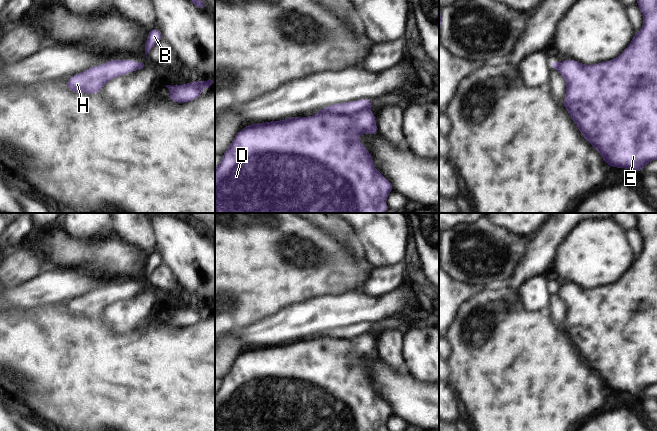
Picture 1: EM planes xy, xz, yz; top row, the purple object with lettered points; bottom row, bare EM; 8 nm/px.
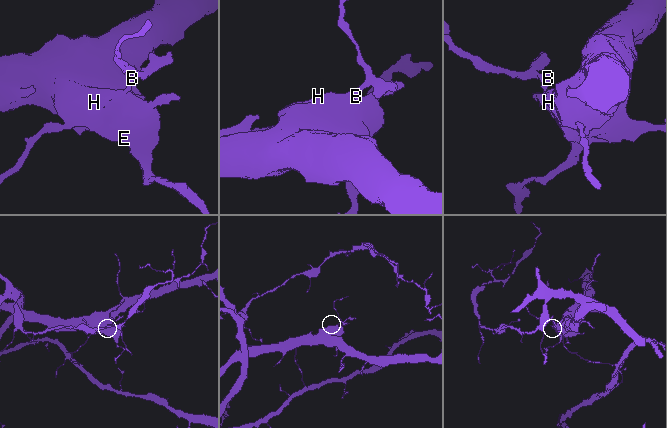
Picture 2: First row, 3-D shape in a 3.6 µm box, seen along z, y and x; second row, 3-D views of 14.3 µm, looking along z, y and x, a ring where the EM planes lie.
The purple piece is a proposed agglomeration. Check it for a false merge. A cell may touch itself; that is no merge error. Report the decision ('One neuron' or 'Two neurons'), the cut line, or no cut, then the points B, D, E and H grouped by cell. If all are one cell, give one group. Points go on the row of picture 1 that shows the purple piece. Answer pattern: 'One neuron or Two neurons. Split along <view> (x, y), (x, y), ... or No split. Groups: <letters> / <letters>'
Two neurons. Split along xz (367, 107), (361, 107), (354, 112), (343, 114), (317, 111). Groups: B H / D E

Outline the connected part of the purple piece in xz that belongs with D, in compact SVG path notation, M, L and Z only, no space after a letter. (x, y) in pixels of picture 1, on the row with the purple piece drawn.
M367 107L344 115L324 111L309 117L297 116L280 121L248 124L235 135L223 153L220 165L215 169L215 213L385 213L388 210L386 198L394 191L393 184L373 166L373 156L356 139L364 133L372 136L379 133L375 113Z

